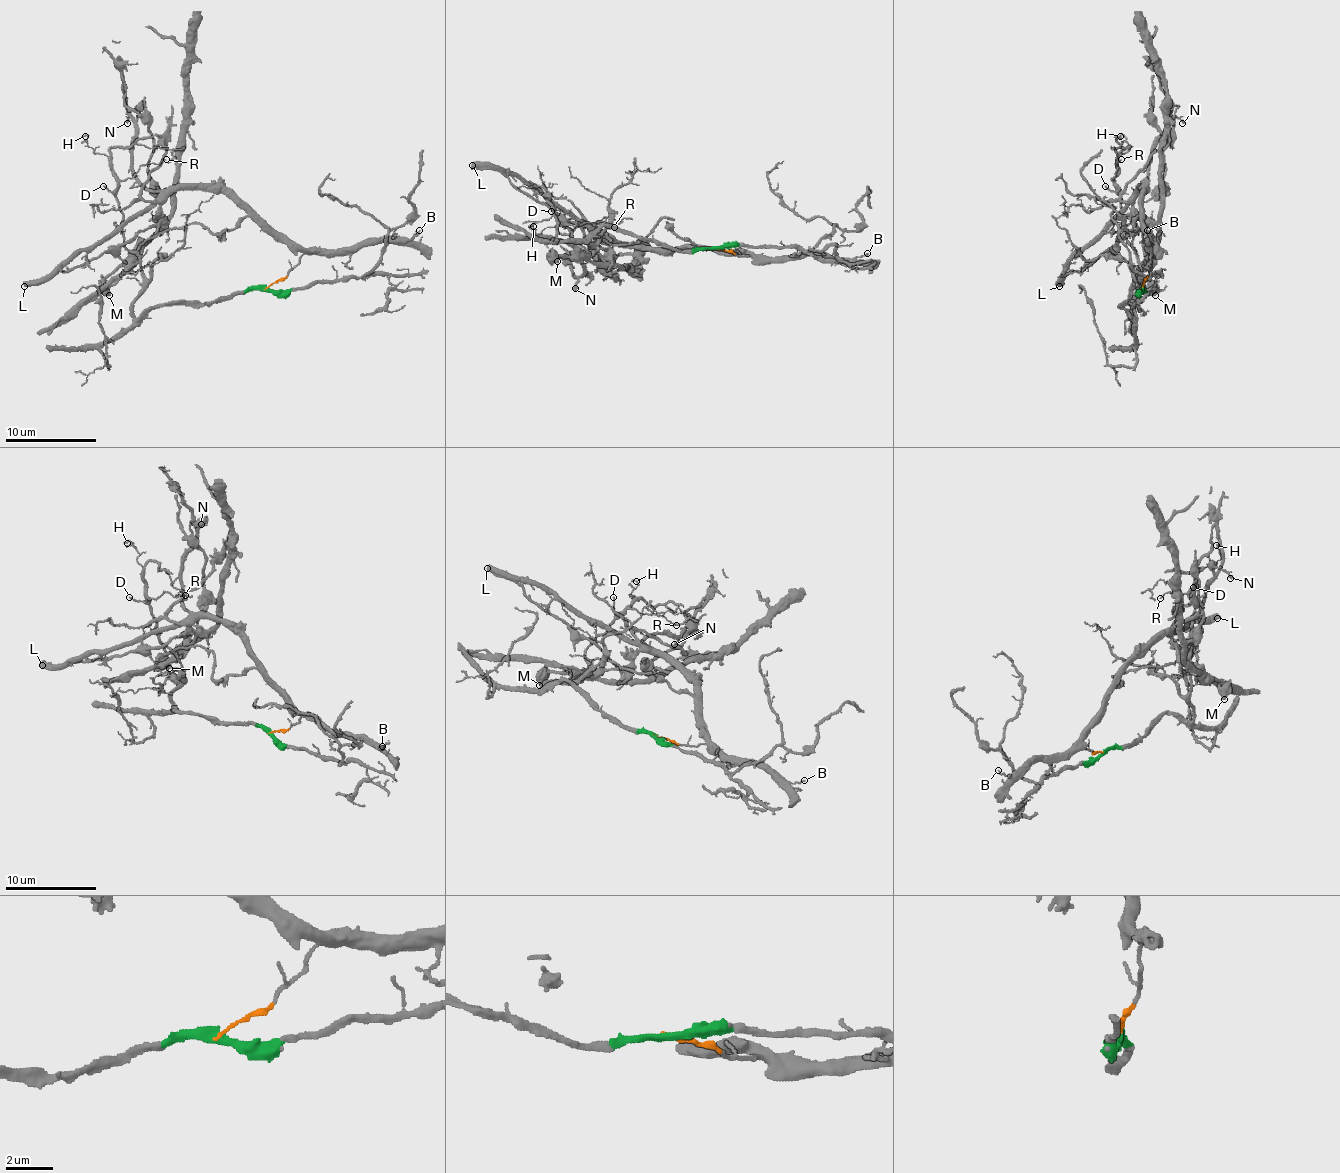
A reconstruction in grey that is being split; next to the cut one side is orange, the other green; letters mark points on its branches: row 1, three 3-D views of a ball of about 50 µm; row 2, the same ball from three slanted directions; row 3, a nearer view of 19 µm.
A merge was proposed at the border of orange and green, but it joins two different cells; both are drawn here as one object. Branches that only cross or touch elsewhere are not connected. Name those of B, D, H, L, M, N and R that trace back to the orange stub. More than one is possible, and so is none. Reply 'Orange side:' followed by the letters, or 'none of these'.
Orange side: B, L, M, N

